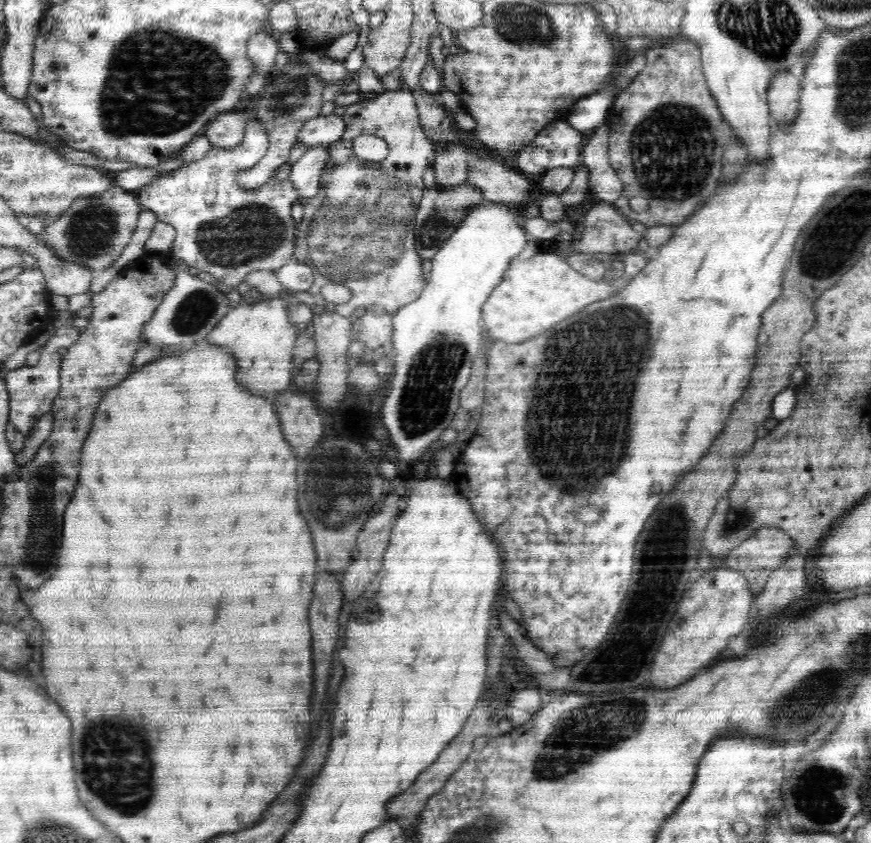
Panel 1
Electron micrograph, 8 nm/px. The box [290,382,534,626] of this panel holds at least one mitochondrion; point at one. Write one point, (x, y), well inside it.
(334, 495)

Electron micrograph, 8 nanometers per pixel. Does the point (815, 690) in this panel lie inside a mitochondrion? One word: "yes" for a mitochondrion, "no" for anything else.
yes

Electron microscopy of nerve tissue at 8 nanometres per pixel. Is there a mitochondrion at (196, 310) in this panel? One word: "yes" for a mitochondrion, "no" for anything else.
yes

